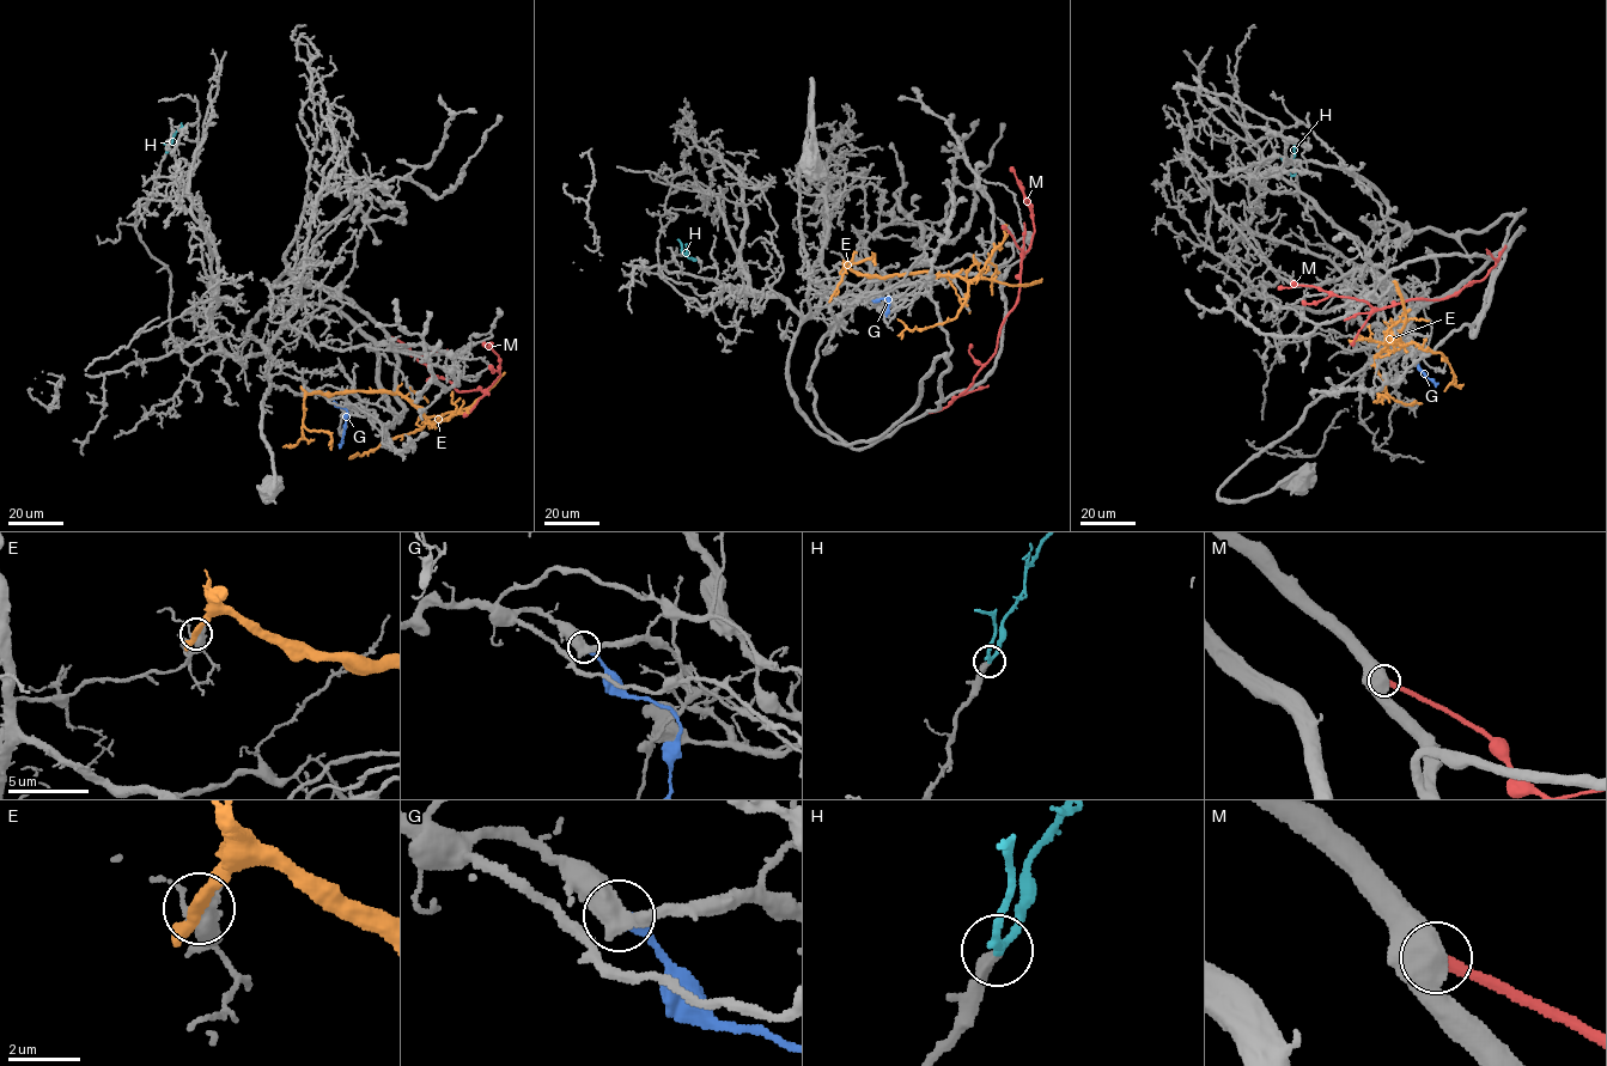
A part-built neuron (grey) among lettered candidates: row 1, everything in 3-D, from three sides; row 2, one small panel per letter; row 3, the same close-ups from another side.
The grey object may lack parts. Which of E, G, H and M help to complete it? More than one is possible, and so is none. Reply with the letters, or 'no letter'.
H

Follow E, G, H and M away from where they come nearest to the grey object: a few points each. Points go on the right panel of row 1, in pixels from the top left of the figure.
E: (1379, 352), (1377, 357), (1387, 346), (1385, 333), (1389, 328), (1405, 343), (1441, 353), (1455, 382), (1444, 391)
G: (1410, 346), (1418, 367), (1438, 383)
H: (1295, 175), (1294, 142)
M: (1504, 245), (1485, 278), (1436, 299), (1407, 299), (1377, 309), (1364, 300), (1331, 294), (1310, 286), (1278, 287)

